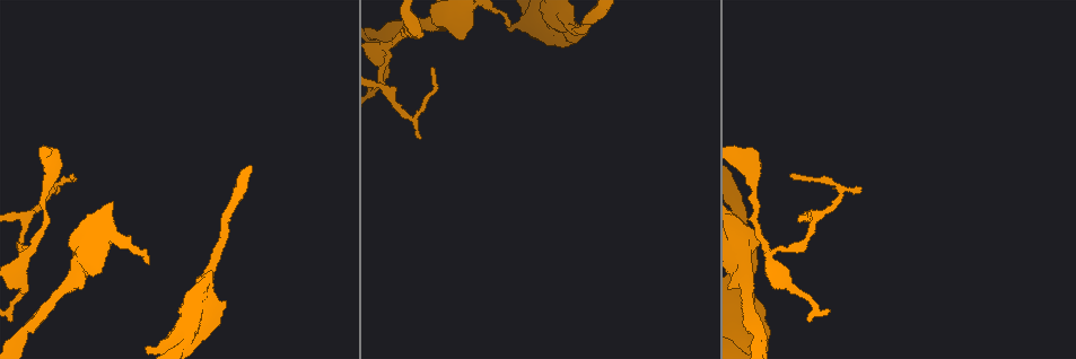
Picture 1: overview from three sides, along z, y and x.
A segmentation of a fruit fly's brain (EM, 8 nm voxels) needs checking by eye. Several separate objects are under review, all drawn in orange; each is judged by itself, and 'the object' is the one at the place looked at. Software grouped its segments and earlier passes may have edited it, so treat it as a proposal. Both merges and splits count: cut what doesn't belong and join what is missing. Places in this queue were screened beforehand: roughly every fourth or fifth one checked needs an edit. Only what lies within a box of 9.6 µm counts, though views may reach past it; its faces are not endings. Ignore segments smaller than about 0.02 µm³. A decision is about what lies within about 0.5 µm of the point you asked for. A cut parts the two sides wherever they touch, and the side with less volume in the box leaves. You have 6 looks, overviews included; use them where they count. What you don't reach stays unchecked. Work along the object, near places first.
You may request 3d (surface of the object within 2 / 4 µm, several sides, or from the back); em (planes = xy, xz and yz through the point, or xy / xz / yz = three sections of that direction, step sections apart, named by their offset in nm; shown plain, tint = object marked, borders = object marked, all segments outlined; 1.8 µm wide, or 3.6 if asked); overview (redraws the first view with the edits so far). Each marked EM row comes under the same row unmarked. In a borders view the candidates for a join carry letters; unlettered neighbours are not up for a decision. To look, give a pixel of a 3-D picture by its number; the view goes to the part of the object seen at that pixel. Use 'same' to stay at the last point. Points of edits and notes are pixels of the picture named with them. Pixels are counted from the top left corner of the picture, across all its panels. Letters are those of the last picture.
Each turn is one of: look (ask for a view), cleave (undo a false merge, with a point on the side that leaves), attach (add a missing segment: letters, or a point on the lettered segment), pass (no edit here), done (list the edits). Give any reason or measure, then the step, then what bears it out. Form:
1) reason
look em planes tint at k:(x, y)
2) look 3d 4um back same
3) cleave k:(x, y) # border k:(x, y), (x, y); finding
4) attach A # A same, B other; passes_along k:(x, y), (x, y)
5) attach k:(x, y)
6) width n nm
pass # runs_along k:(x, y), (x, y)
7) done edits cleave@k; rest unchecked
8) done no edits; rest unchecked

free end
look em yz step 4 borders at 1:(148, 261)

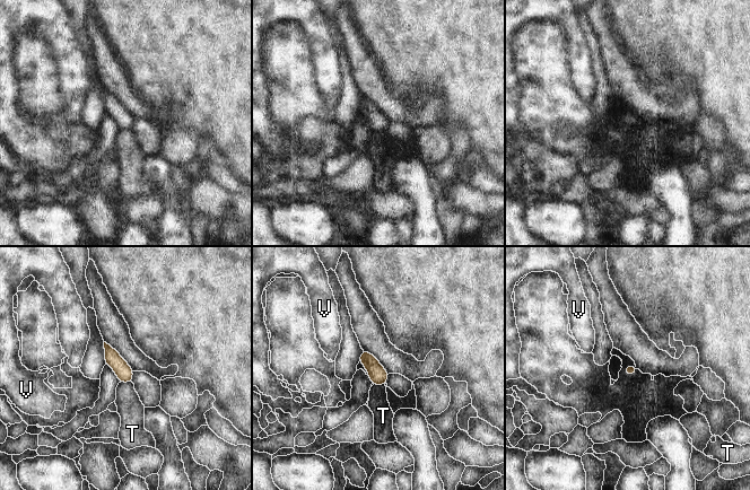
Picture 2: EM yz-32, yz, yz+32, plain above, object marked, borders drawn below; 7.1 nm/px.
pass # T other, V other; border 2:(120, 382), (131, 383); no lettered segment goes on from it

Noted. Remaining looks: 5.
sudden change in width
look 3d 2um at 1:(390, 46)

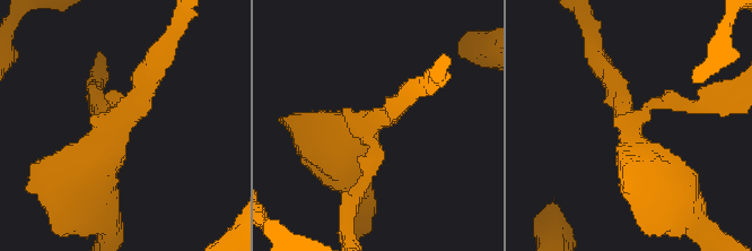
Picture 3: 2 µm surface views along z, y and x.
arms 3; arm_widths 170, 170, 380 nm
look em planes borders at 3:(626, 110)

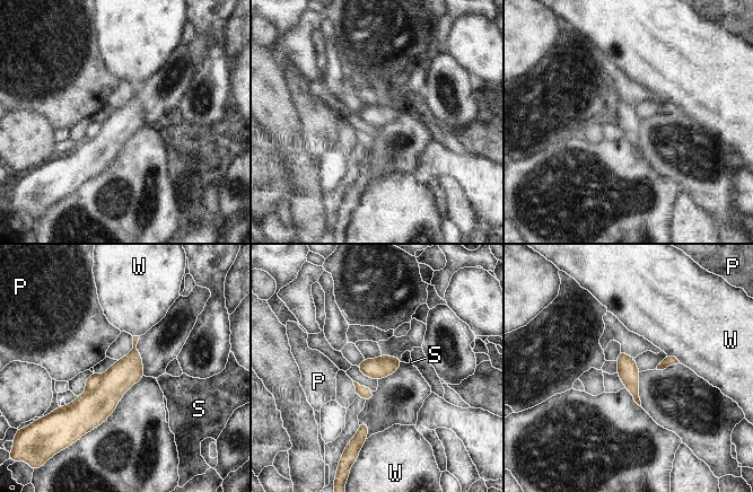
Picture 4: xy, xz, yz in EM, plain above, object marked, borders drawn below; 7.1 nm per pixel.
width 150 nm
cleave 4:(93, 380) # P other, S other, W other; border 4:(101, 375), (99, 383), (86, 391); two cells meet here

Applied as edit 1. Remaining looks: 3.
done edits cleave@4; rest unchecked

